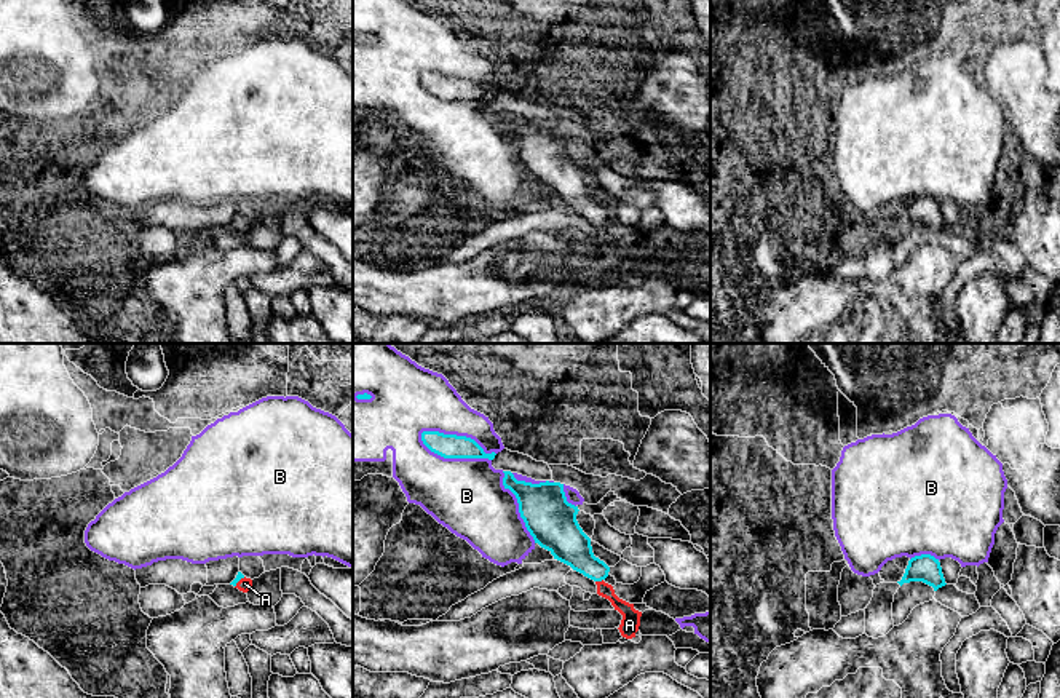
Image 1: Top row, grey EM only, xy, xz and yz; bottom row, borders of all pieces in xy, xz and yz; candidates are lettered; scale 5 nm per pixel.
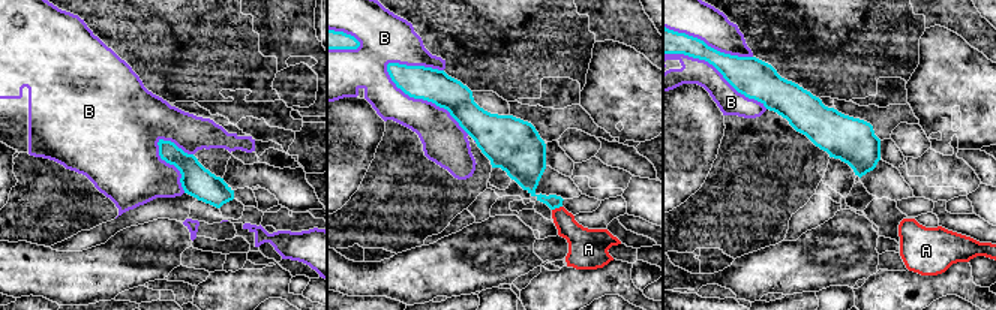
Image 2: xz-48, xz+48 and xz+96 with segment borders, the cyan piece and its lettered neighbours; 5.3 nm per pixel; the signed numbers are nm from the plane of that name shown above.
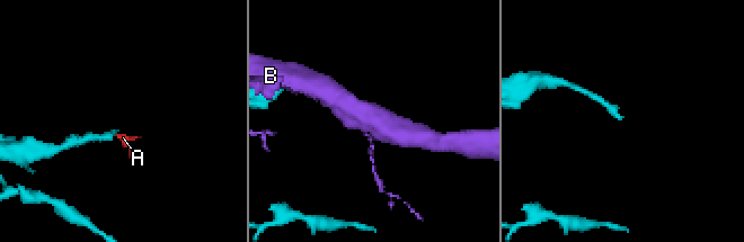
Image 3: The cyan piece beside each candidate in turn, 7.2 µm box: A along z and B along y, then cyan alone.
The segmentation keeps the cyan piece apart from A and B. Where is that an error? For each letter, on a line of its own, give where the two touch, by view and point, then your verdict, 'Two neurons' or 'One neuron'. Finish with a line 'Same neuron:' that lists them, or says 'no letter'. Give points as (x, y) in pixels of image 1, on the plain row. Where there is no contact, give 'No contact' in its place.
A: Touches cyan at xz (599, 222). One neuron
B: Touches cyan at xz (458, 79). Two neurons
Same neuron: A

